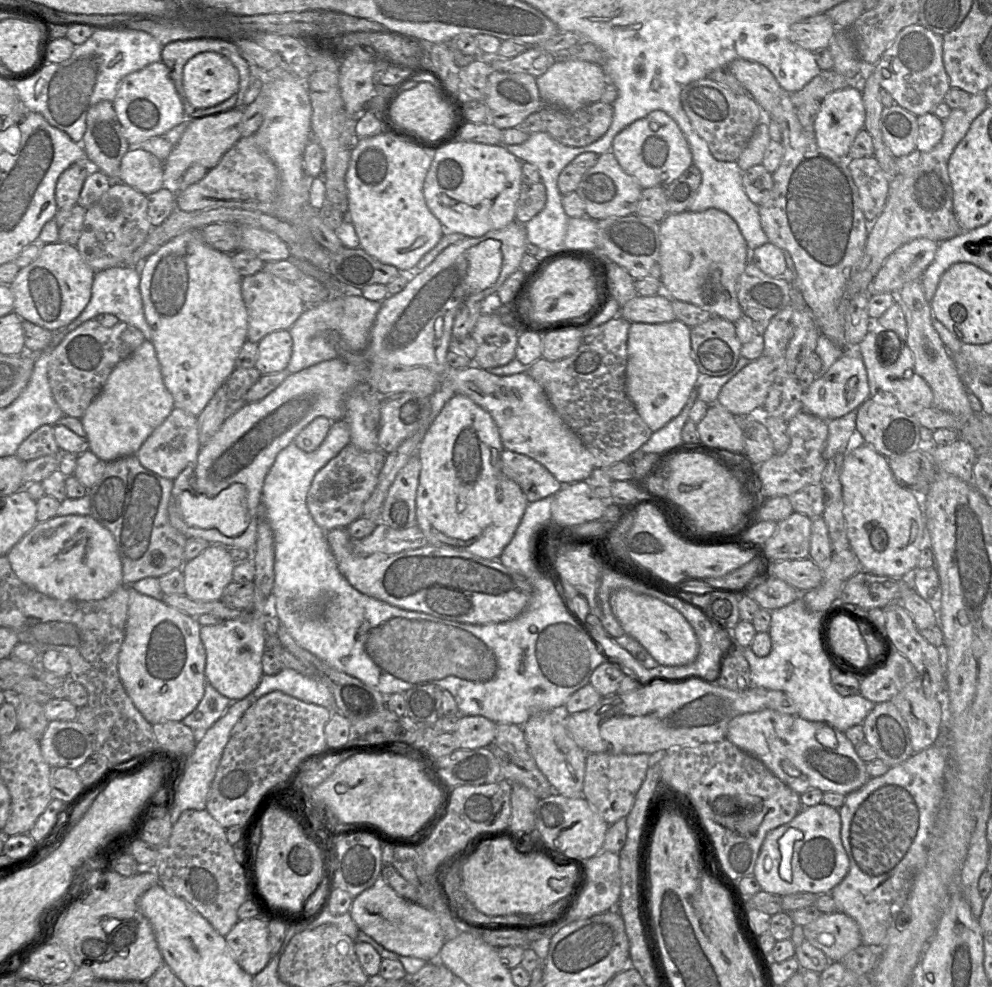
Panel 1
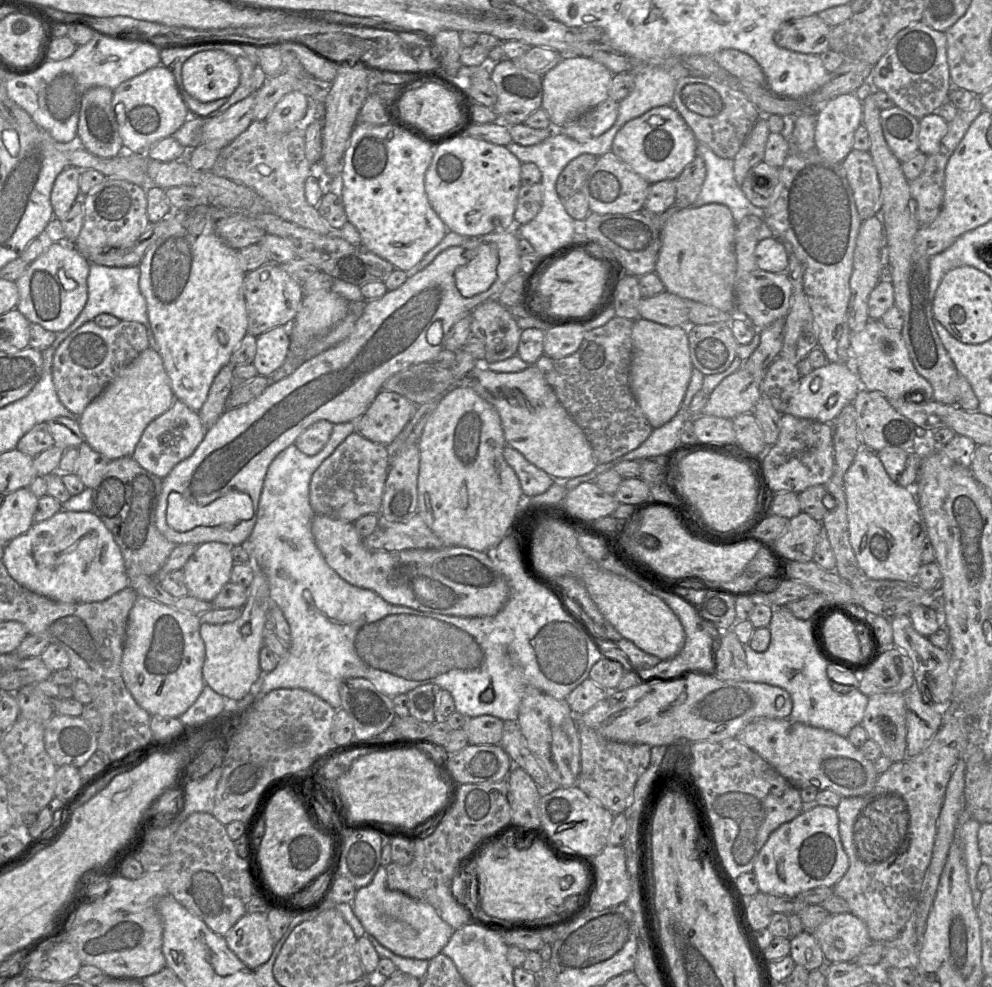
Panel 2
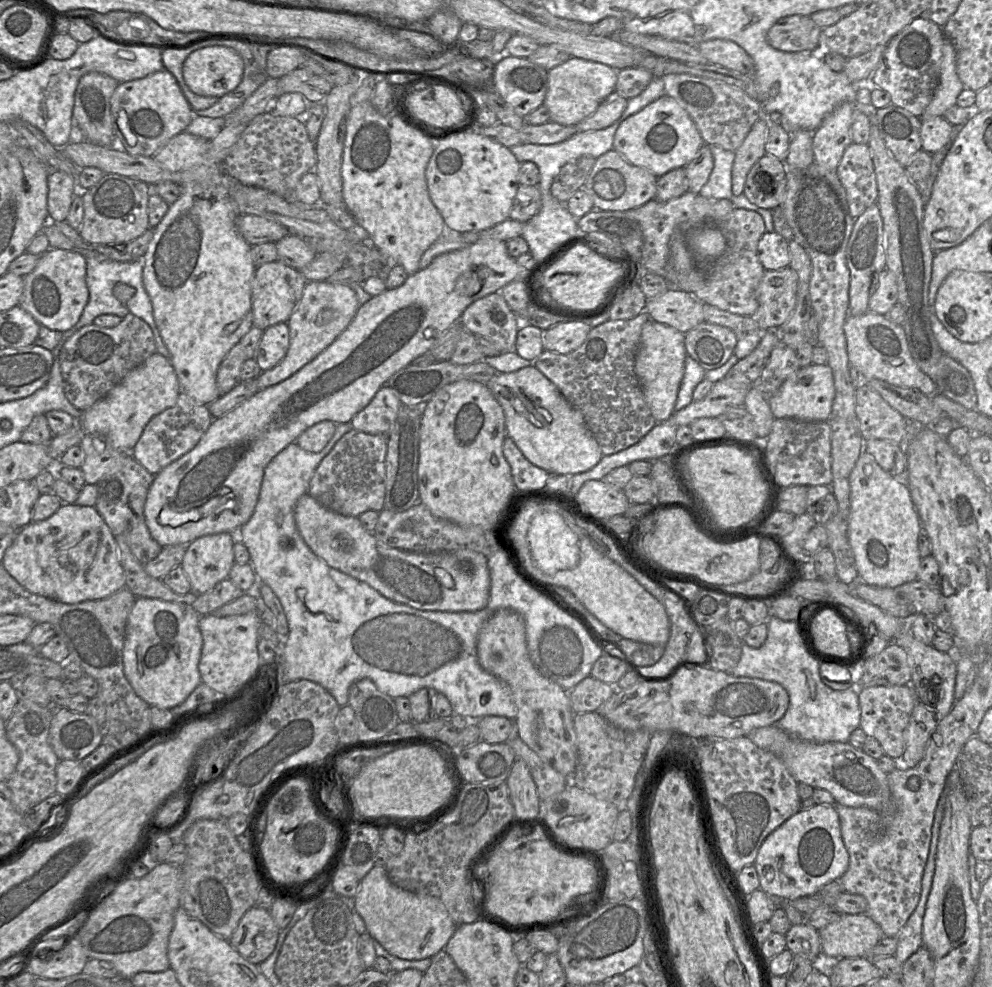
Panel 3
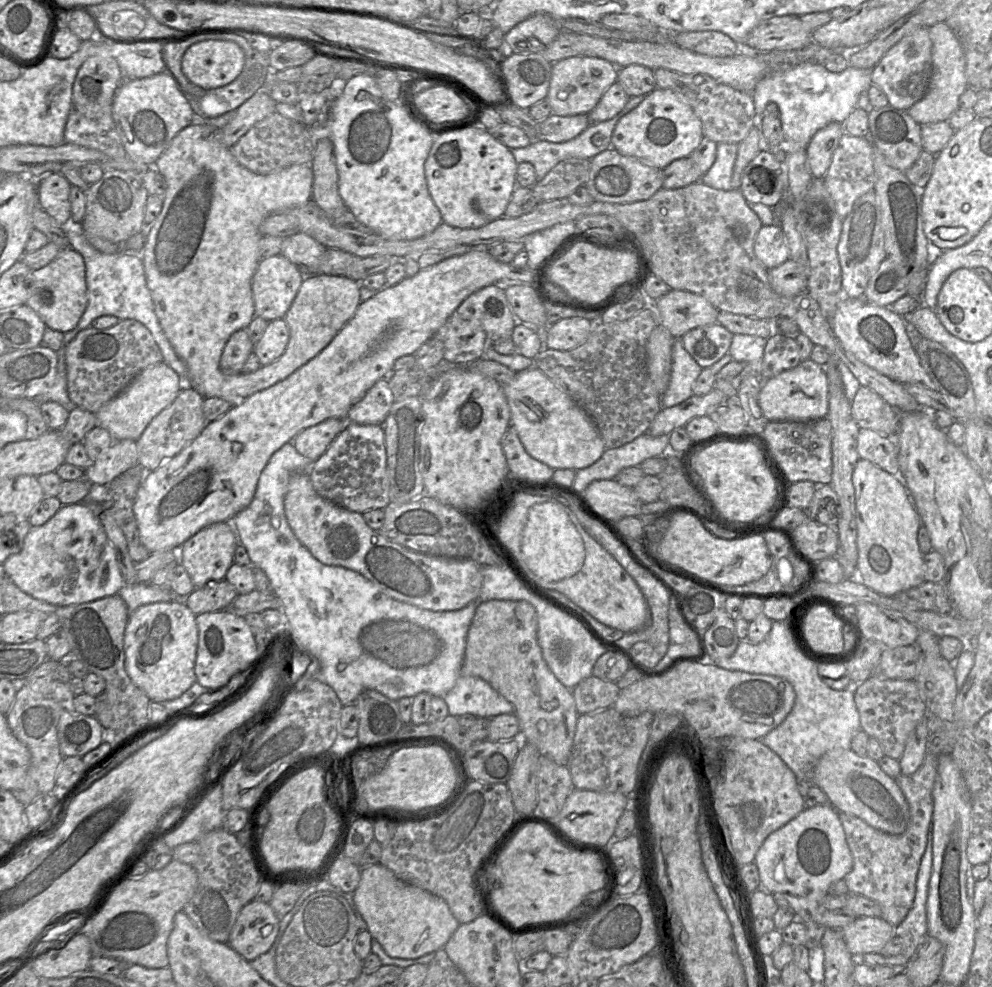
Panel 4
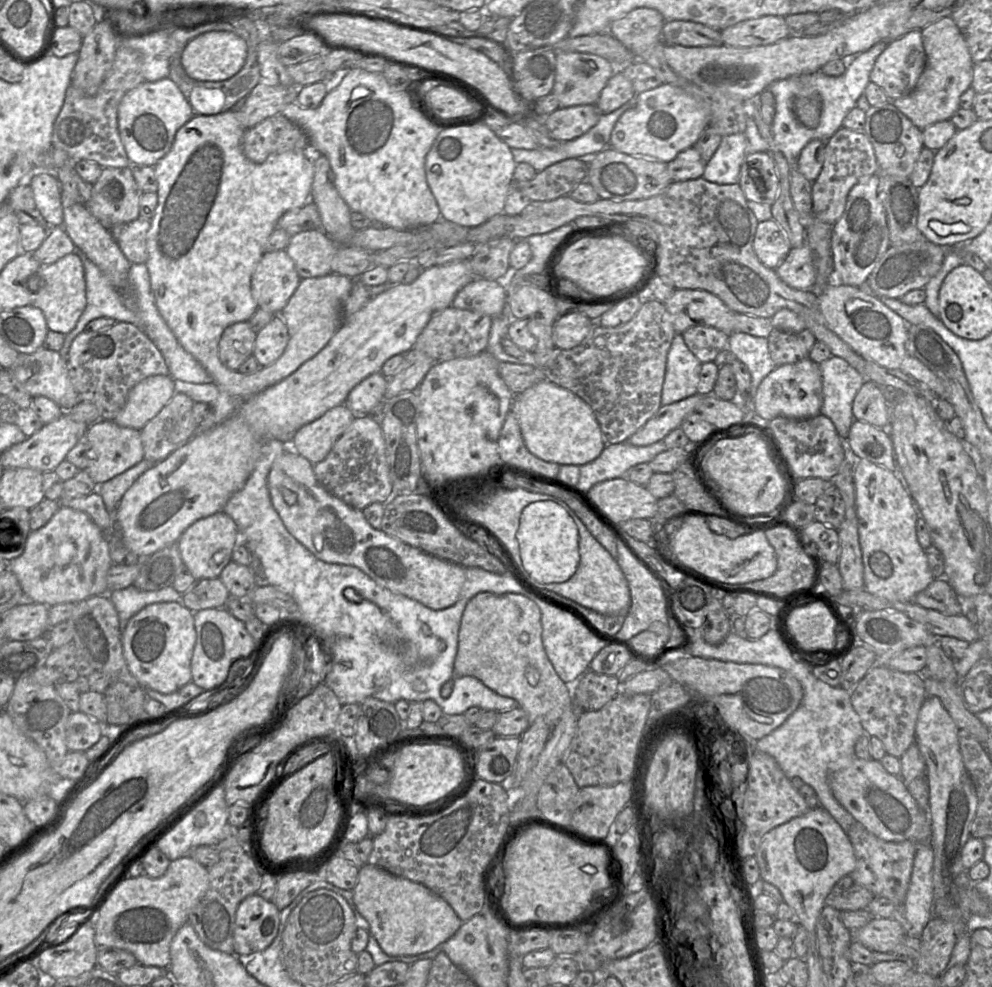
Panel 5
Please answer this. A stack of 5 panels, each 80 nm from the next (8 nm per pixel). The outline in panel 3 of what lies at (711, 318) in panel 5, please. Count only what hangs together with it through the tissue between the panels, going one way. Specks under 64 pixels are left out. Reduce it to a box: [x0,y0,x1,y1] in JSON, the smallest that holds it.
[645,288,704,334]

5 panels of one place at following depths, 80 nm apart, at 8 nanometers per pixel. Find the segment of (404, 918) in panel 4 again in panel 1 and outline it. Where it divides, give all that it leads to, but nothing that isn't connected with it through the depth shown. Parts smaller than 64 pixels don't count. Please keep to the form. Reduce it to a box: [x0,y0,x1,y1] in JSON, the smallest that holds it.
[349,874,445,961]

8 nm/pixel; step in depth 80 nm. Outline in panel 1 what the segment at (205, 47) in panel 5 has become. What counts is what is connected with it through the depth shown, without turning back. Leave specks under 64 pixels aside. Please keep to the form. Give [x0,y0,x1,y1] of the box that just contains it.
[183,52,239,108]

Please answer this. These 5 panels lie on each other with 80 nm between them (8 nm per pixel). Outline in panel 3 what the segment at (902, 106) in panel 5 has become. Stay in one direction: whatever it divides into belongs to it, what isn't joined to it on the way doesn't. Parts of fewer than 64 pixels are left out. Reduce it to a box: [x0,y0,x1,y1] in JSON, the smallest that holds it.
[921,37,965,118]

